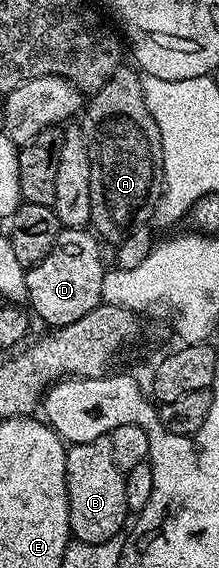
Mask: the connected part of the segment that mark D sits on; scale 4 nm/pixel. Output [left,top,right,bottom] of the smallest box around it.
[26,228,107,327]

